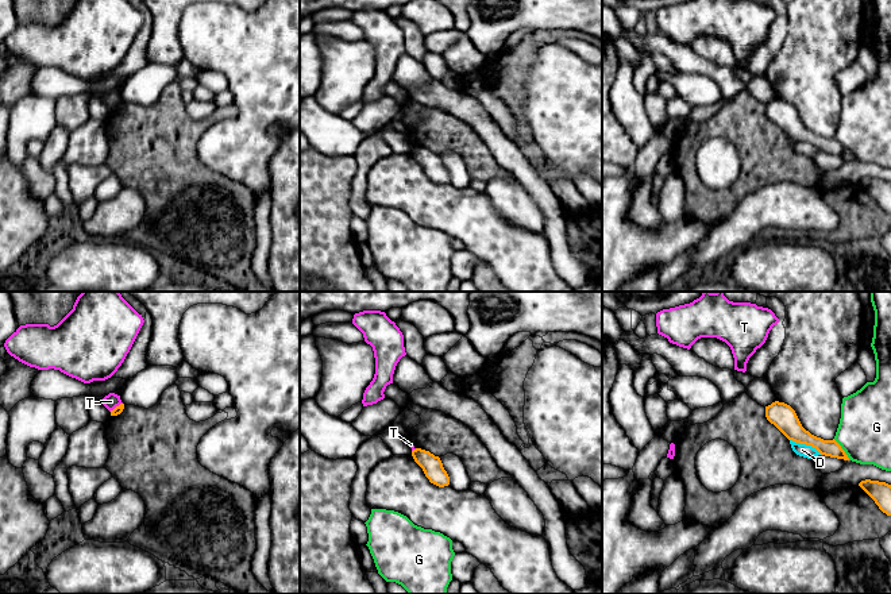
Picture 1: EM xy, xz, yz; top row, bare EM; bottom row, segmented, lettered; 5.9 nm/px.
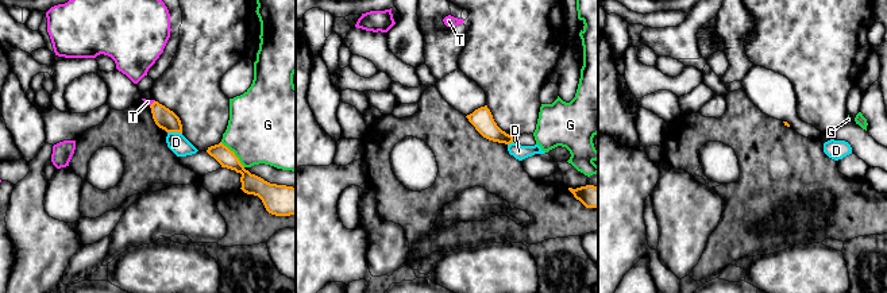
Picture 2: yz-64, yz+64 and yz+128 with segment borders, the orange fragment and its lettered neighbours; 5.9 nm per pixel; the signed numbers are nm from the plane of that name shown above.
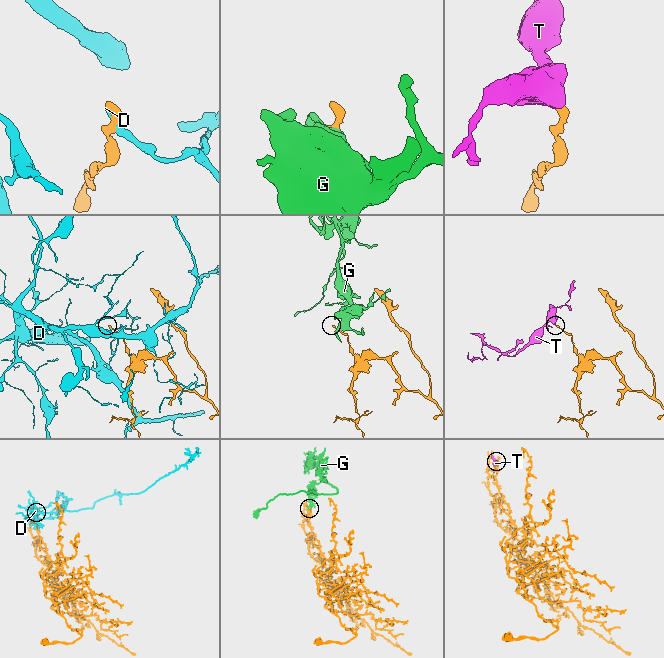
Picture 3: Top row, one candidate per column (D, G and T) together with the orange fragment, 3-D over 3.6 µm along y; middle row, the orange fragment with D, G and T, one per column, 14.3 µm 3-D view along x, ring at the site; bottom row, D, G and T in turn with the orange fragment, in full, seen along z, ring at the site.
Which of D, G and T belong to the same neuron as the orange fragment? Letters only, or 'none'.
none

